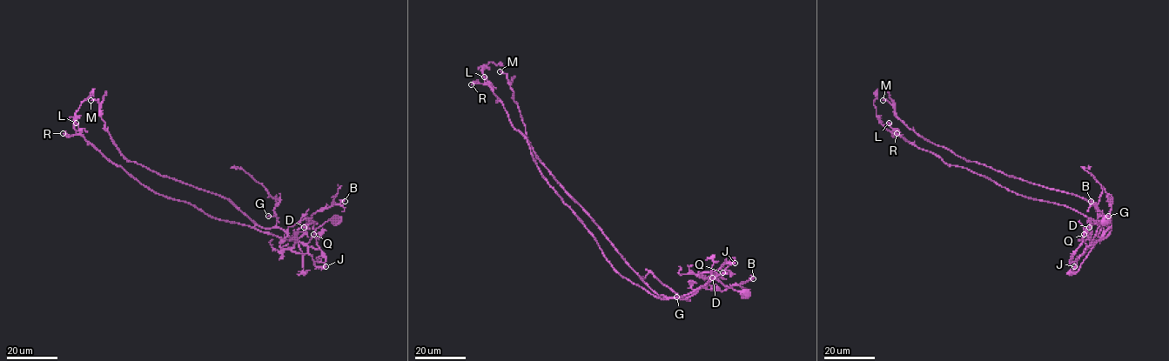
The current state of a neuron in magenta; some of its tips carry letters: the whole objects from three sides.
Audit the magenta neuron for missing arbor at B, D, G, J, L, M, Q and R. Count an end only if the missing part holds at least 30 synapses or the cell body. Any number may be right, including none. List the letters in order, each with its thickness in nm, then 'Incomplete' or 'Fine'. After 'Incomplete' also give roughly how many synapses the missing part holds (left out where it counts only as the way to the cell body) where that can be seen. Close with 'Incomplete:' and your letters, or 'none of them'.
B: Thickness 180 nm. Fine
D: Thickness 140 nm. Fine
G: Thickness 150 nm. Fine
J: Thickness 170 nm. Fine
L: Thickness 240 nm. Fine
M: Thickness 100 nm. Fine
Q: Thickness 170 nm. Fine
R: Thickness 140 nm. Fine
Incomplete: none of them

